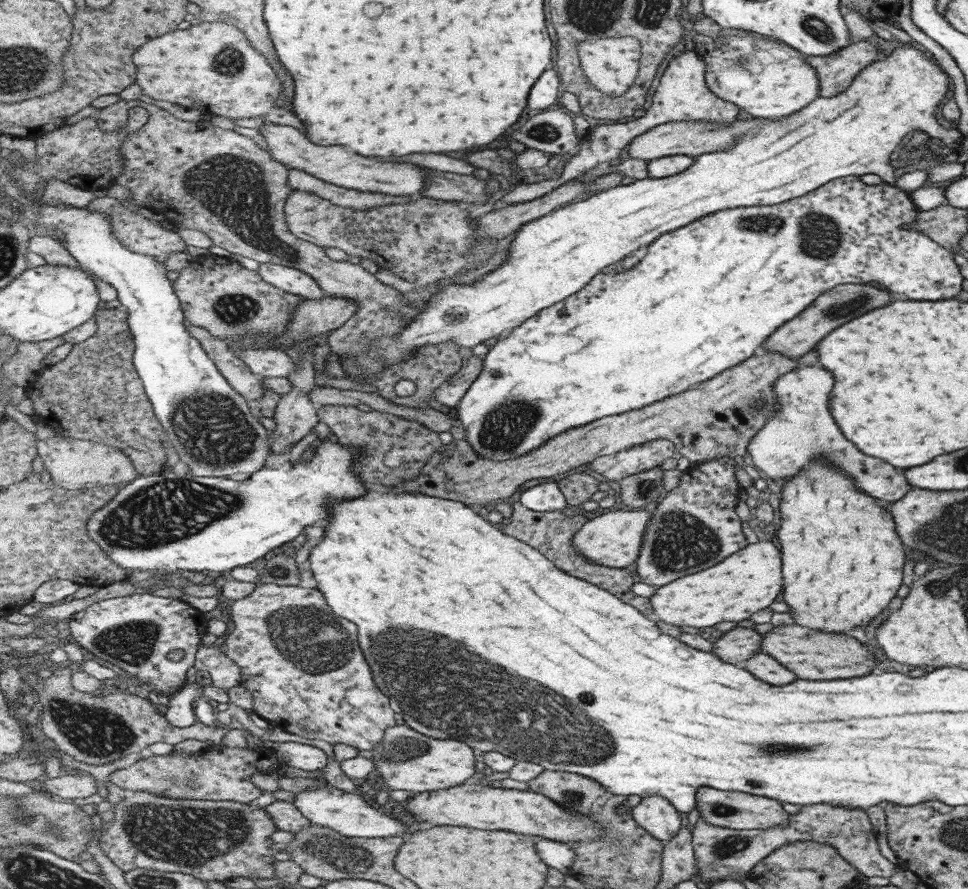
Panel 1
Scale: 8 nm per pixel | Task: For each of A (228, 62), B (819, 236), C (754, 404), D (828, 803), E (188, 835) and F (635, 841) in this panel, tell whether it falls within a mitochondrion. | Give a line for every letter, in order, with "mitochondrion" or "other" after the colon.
A: mitochondrion
B: mitochondrion
C: mitochondrion
D: other
E: mitochondrion
F: other

